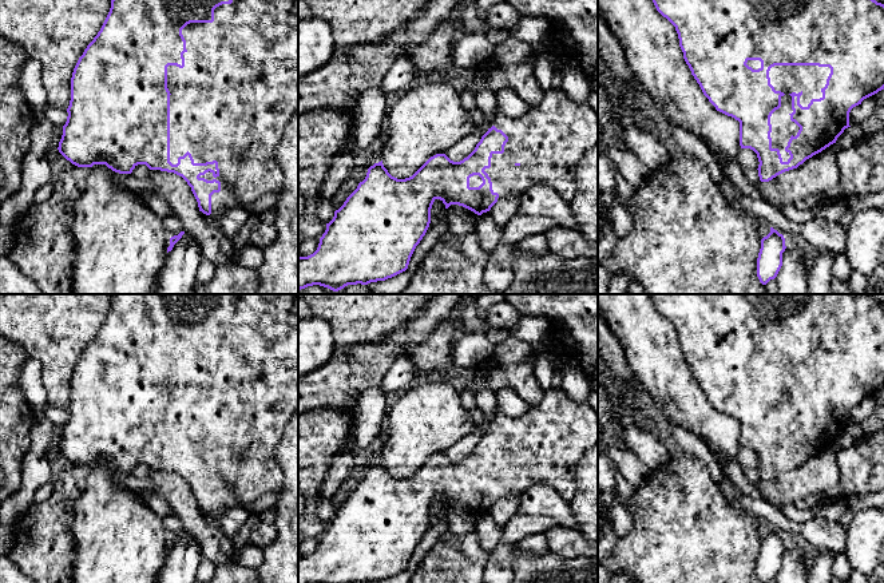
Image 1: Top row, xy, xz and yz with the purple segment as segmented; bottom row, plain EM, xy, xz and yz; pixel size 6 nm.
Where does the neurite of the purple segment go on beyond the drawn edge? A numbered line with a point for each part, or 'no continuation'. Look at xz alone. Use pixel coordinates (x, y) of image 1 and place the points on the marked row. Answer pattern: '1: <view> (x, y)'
1: xz (548, 141)

